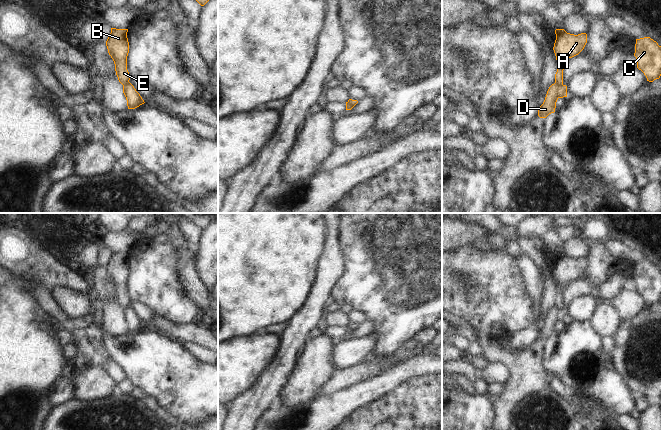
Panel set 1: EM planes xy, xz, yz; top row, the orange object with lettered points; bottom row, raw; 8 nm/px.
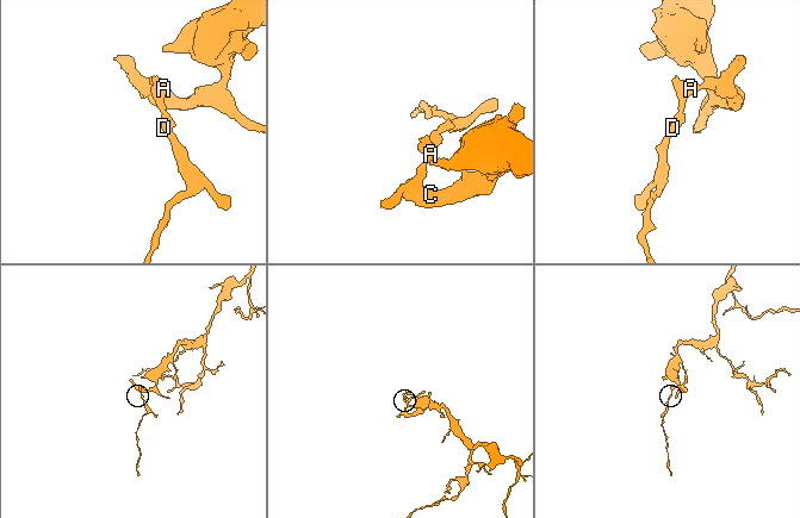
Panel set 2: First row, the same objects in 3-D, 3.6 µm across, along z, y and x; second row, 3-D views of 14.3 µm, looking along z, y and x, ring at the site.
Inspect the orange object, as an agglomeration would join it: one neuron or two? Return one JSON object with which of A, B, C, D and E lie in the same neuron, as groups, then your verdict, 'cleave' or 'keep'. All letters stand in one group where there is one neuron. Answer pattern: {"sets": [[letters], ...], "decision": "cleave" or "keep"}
{"sets": [["A", "B", "C", "E"], ["D"]], "decision": "cleave"}

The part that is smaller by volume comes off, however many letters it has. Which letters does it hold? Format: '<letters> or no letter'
D

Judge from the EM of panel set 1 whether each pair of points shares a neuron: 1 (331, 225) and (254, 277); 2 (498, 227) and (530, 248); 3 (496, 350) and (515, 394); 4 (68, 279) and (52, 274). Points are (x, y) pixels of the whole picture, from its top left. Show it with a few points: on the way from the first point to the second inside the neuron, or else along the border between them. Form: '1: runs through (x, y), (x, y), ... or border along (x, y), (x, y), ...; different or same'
1: border along (326, 223), (326, 240), (322, 252); different
2: runs through (506, 231), (510, 231), (522, 240); same
3: runs through (507, 361), (515, 369), (515, 383); same
4: runs through (64, 278), (56, 275); same

